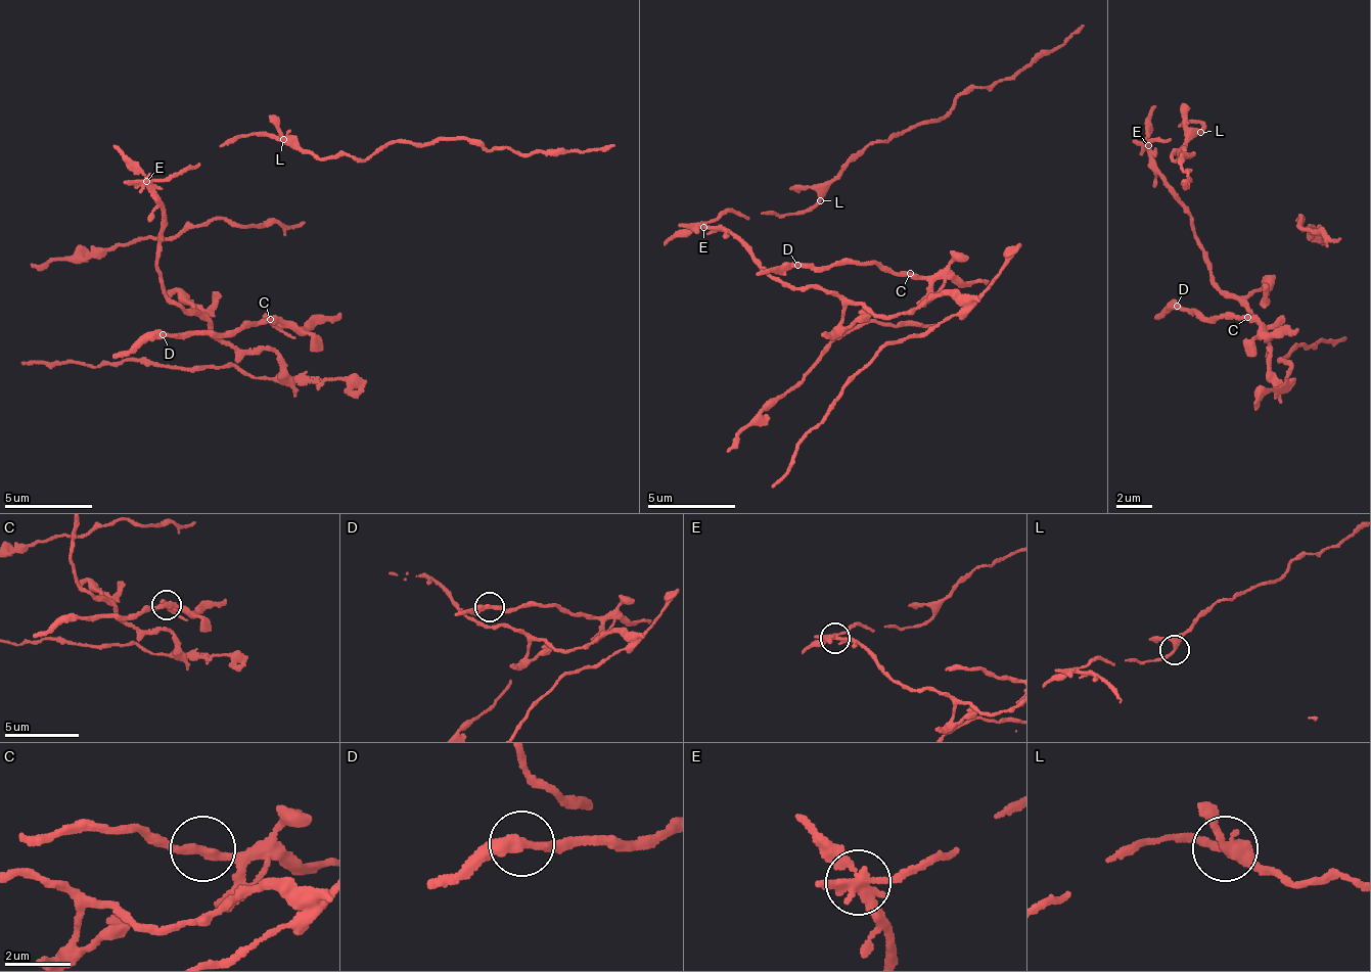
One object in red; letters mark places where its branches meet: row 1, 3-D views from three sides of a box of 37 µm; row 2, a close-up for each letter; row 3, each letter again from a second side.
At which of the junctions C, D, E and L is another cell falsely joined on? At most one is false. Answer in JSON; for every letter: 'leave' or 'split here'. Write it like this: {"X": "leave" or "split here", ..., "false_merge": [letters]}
{"C": "leave", "D": "leave", "E": "split here", "L": "leave", "false_merge": ["E"]}

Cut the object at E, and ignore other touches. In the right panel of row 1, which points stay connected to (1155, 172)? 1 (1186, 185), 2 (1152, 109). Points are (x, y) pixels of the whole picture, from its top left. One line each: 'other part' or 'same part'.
1: other part
2: same part

